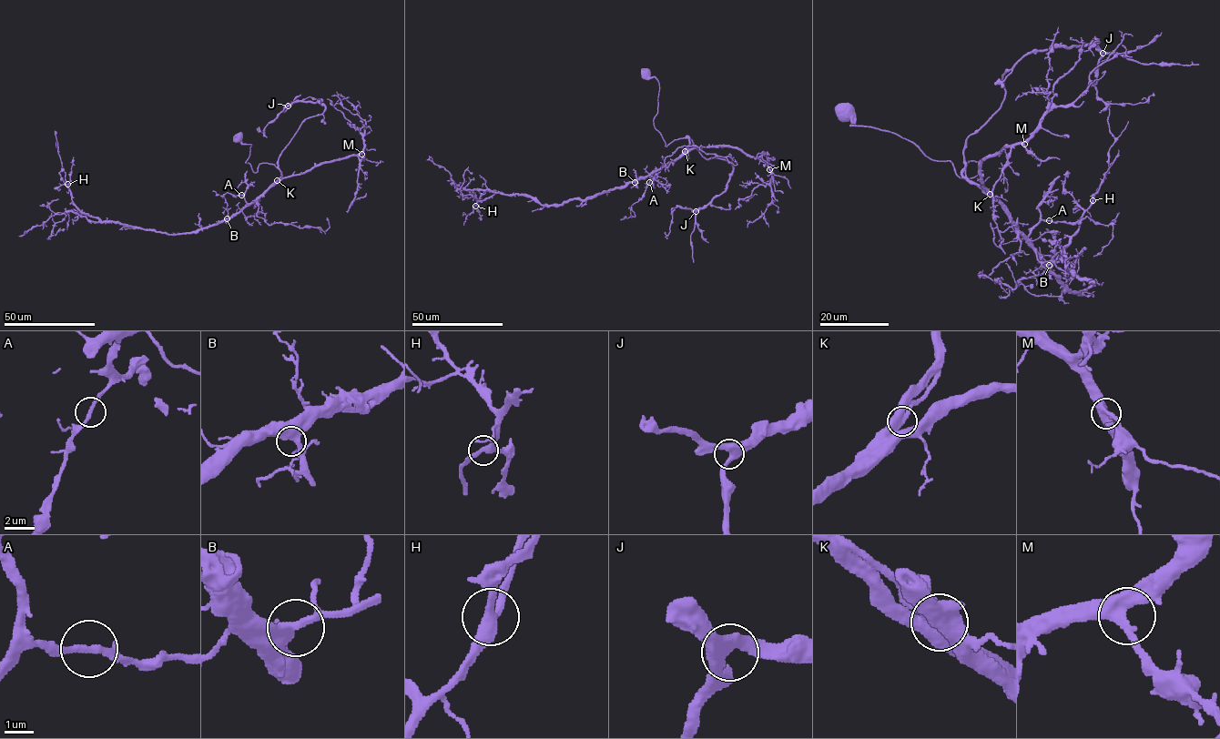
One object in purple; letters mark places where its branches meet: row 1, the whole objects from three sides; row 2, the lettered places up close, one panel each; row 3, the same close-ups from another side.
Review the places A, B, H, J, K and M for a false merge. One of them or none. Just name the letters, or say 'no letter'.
no letter

